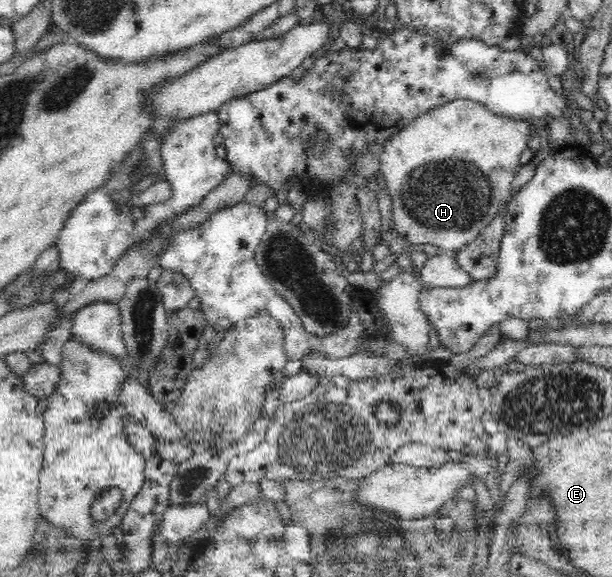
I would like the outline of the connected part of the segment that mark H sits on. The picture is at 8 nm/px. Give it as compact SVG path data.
M460 99L446 103L445 105L433 107L428 113L424 113L416 119L402 125L400 131L394 132L382 145L380 172L384 175L389 195L393 201L391 207L394 227L398 233L408 241L411 245L434 245L442 252L458 251L468 243L476 241L478 235L482 233L487 225L492 223L495 215L500 211L500 208L506 205L512 195L512 182L518 173L518 163L520 163L520 155L528 148L528 141L533 131L531 122L527 120L514 119L512 117L496 115L492 113L486 106L479 102L472 102L468 99Z

